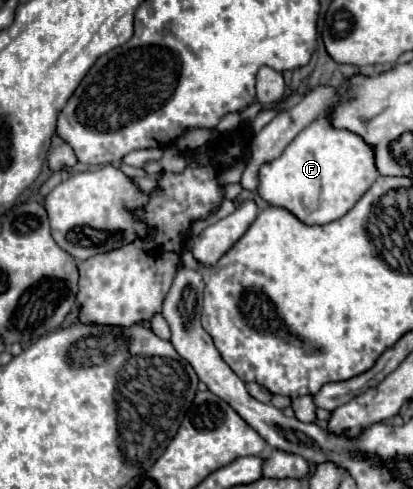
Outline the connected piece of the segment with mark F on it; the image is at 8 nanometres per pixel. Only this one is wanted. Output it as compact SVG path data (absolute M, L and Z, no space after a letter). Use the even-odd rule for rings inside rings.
M320 116L278 158L260 166L258 194L268 204L290 210L306 224L328 224L352 210L378 176L374 148L362 136L334 128L330 116Z

